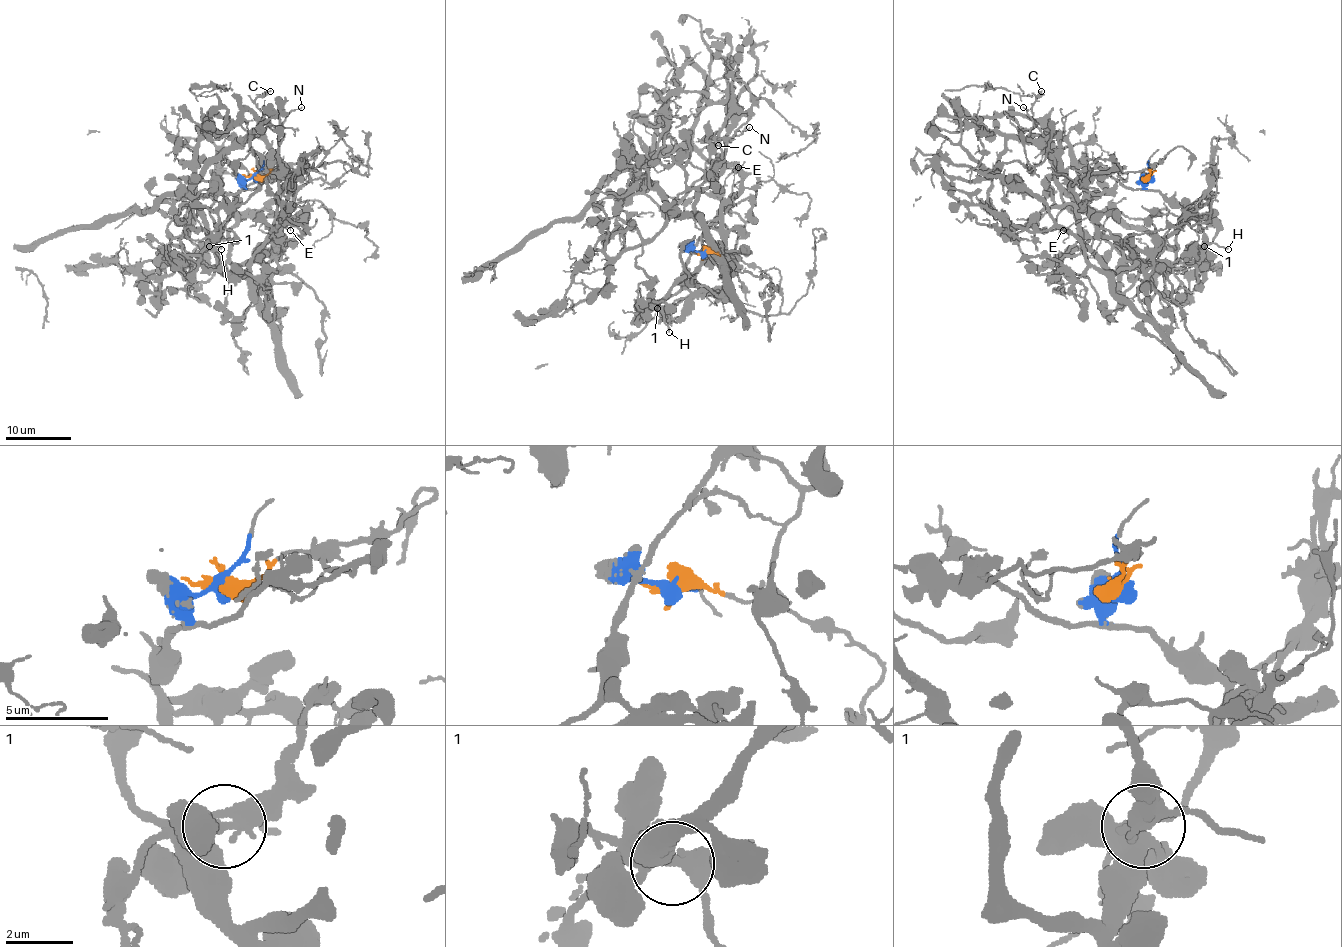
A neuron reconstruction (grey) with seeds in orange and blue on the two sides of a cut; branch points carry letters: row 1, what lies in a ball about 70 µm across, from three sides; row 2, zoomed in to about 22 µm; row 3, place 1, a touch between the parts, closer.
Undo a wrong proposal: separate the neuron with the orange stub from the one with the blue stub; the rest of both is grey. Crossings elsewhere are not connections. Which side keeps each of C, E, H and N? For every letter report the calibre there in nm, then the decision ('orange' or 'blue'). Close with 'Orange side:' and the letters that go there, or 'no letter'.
C: calibre 340 nm; orange
E: calibre 70 nm; orange
H: calibre 160 nm; blue
N: calibre 90 nm; orange
Orange side: C, E, N

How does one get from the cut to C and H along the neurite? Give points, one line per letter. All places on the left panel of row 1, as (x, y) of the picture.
C: (255, 177), (277, 166), (309, 177), (298, 185), (290, 169), (254, 136), (268, 117), (255, 99), (270, 91)
H: (255, 177), (250, 177), (237, 195), (229, 255), (211, 265), (206, 247), (215, 242), (221, 249)

